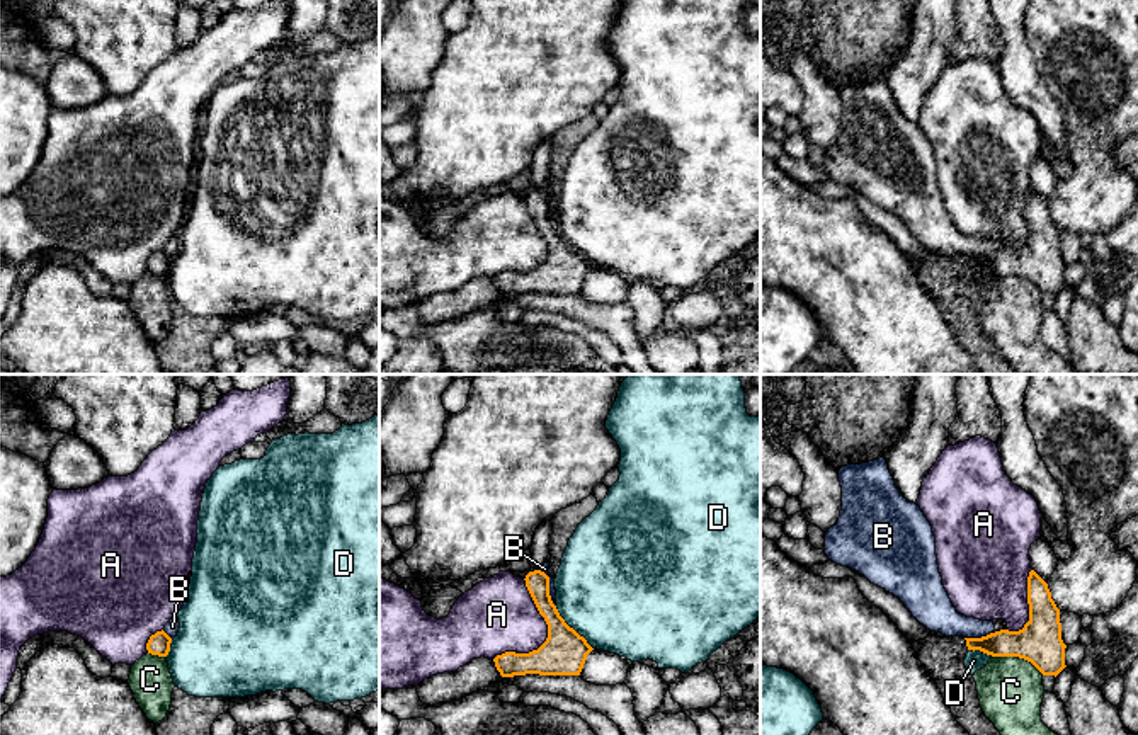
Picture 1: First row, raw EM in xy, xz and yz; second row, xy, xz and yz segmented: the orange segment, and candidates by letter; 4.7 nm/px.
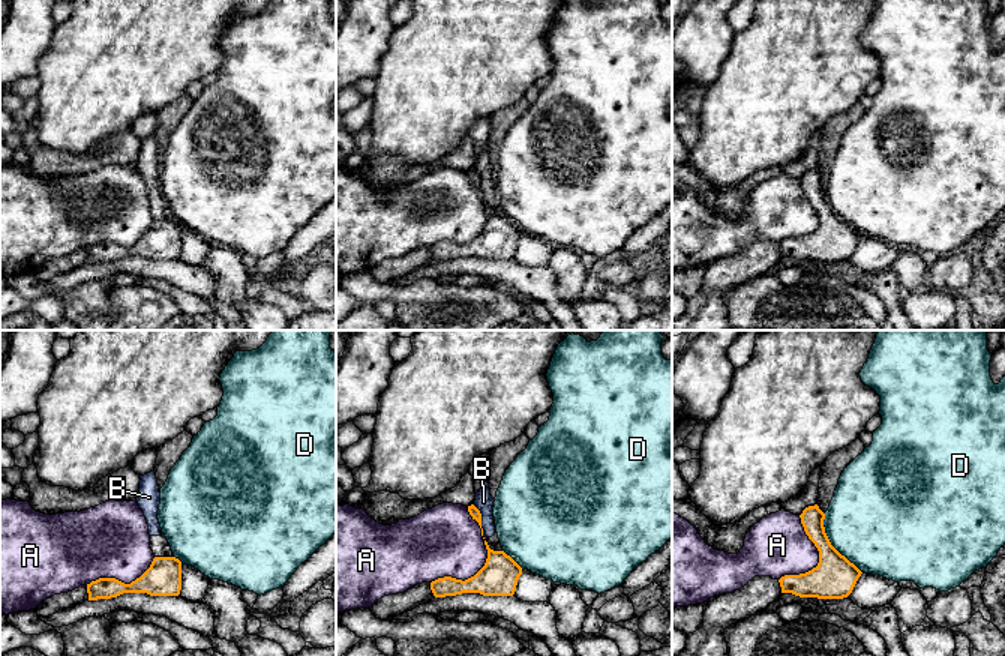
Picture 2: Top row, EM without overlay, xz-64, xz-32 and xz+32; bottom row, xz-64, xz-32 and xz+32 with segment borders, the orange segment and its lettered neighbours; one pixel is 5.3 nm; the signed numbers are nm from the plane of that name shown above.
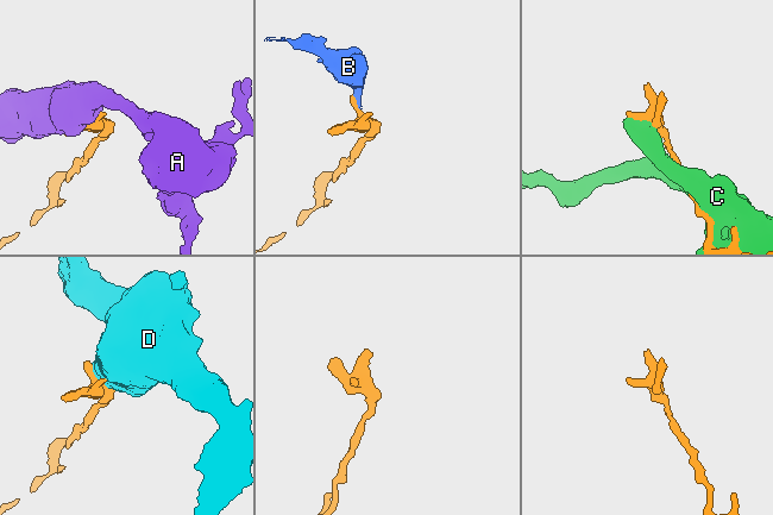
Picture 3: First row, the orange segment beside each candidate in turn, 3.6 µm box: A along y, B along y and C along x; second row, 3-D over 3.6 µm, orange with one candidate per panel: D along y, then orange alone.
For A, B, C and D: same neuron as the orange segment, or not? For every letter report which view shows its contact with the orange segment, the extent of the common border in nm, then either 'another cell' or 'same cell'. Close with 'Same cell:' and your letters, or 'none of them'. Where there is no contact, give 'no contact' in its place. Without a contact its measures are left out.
A: meets orange in xz; contact 420 nm long; another cell
B: meets orange in xz; contact 150 nm long; another cell
C: meets orange in yz; contact 260 nm long; another cell
D: meets orange in xz; contact 280 nm long; another cell
Same cell: none of them

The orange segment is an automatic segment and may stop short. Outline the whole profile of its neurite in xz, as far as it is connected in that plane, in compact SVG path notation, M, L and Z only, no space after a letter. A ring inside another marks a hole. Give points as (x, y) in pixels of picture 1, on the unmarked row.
M534 189L526 194L526 206L548 243L546 260L529 272L505 271L493 277L502 296L580 294L587 274L594 269L583 255L570 247L560 235L549 214L549 196Z

